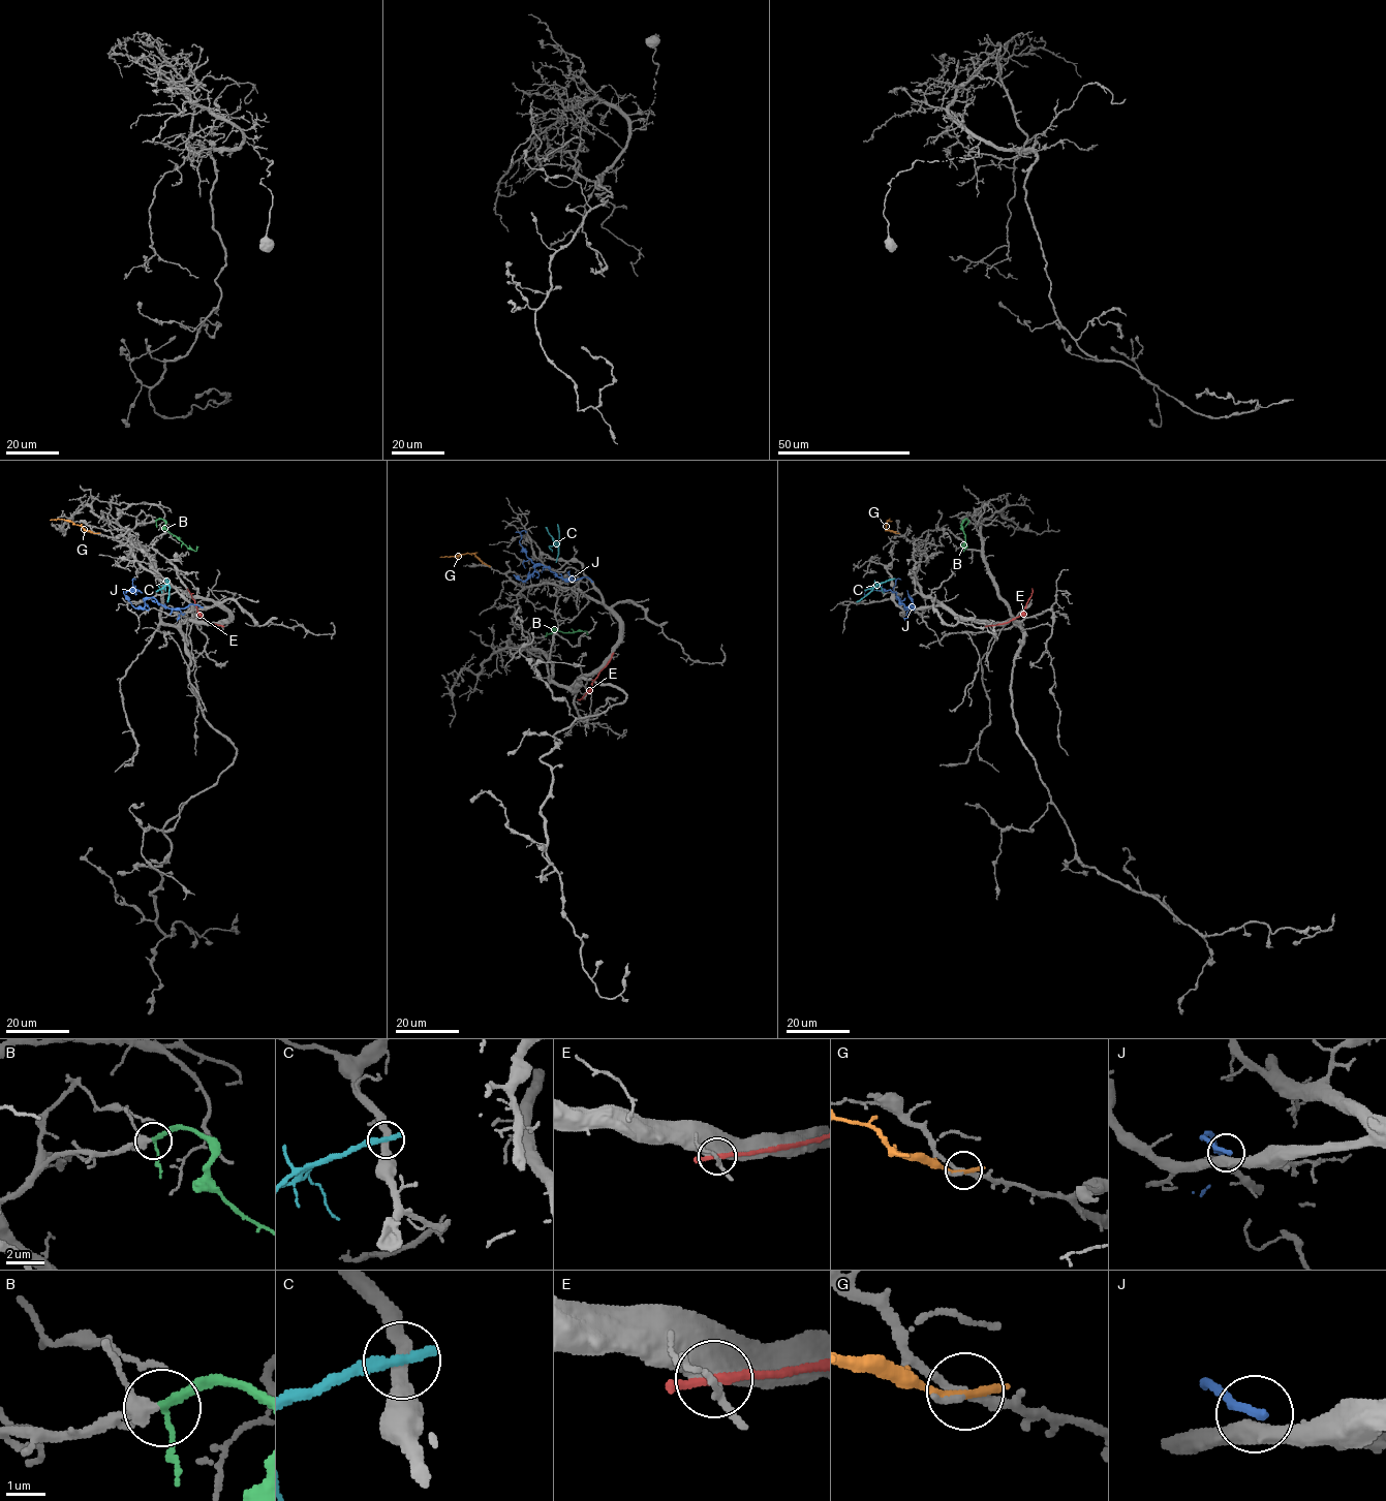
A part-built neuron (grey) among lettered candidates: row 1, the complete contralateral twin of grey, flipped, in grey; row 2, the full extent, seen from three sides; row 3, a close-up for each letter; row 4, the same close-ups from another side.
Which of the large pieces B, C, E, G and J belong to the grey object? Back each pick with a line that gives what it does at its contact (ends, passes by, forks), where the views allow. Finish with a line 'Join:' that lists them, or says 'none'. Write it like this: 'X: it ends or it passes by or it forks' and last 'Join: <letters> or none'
B: it passes by
Join: B

